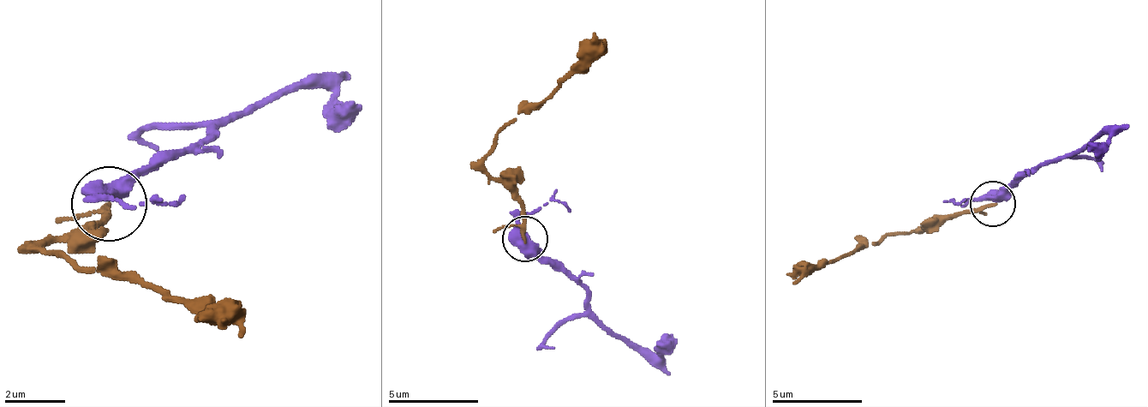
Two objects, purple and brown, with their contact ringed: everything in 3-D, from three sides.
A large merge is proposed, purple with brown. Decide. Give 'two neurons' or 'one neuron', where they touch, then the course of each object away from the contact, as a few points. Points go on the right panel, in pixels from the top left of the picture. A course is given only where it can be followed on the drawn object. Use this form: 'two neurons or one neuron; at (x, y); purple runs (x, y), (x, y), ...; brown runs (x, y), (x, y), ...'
two neurons; at (993, 204); purple runs (994, 202), (1048, 161), (1071, 157), (1093, 134), (1107, 134), (1098, 161); brown runs (994, 202), (958, 212), (925, 230), (885, 234), (875, 243), (858, 243), (834, 261), (816, 261), (794, 284)

